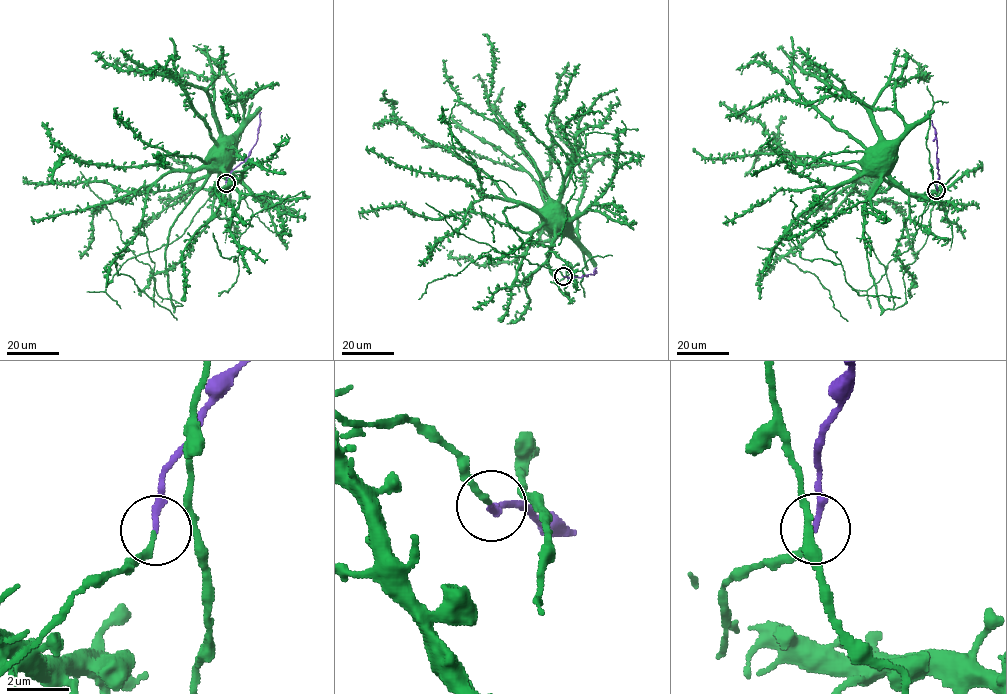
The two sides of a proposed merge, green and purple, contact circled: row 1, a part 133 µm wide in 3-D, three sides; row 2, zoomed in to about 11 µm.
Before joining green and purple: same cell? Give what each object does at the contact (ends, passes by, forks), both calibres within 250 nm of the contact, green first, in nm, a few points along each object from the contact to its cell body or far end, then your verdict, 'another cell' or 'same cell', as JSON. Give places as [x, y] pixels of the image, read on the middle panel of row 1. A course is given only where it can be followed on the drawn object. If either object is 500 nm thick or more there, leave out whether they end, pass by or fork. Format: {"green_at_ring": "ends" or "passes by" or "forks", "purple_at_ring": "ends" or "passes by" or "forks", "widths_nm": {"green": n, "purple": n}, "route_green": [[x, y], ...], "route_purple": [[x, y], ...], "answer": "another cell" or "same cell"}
{"green_at_ring": "passes by", "purple_at_ring": "ends", "widths_nm": {"green": 140, "purple": 190}, "route_green": [[563, 276], [549, 262], [554, 228], [518, 205], [503, 212], [521, 239], [512, 253], [483, 252], [418, 299]], "route_purple": [[564, 276], [593, 274], [596, 267]], "answer": "same cell"}

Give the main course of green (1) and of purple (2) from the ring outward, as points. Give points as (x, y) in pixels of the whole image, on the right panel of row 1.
1: (936, 190), (906, 193), (886, 174), (862, 209), (885, 309), (907, 303), (903, 275), (955, 173)
2: (936, 190), (939, 177), (937, 141), (931, 120)

